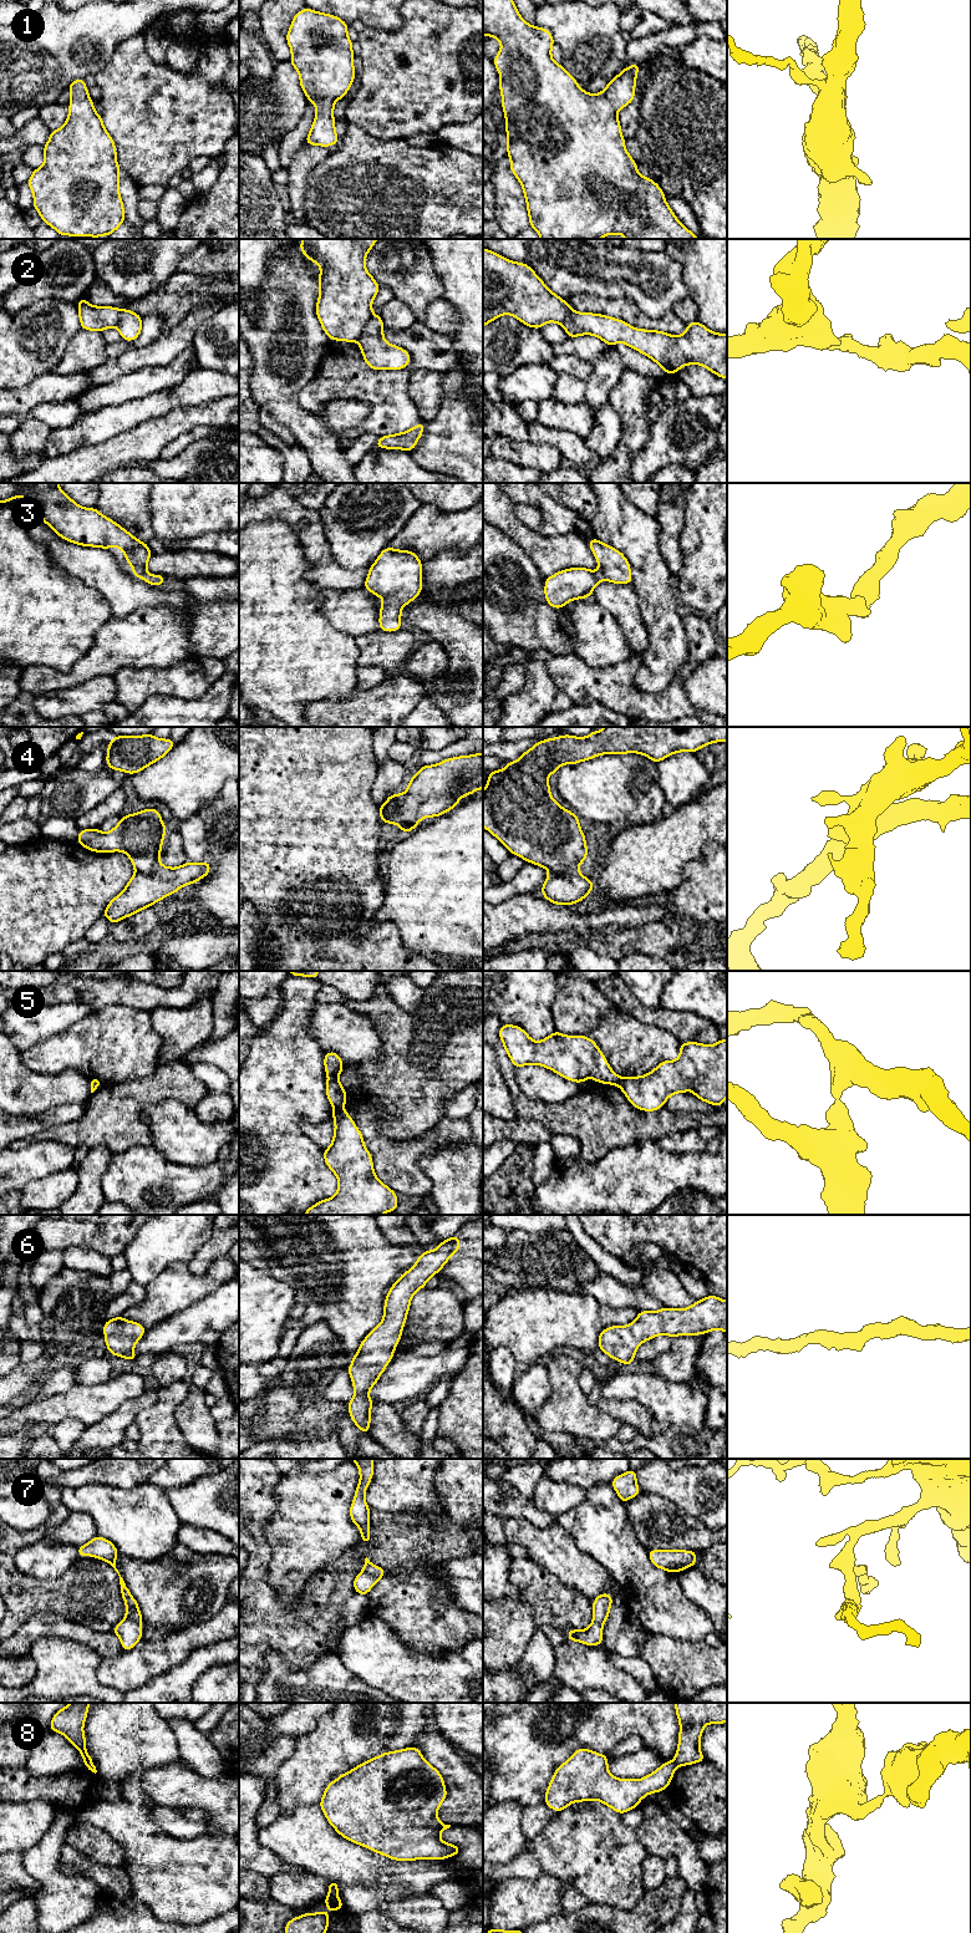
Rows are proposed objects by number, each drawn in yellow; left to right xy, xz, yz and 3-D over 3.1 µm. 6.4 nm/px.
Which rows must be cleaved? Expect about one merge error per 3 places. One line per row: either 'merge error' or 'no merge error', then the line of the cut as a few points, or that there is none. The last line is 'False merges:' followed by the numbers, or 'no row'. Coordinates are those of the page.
1: no merge error; cut none
2: merge error; cut xz (374, 315), (356, 340)
3: no merge error; cut none
4: merge error; cut xz (396, 794), (394, 813), (387, 818)
5: merge error; cut xz (341, 1107), (334, 1109)
6: no merge error; cut none
7: no merge error; cut none
8: merge error; cut xz (329, 1893), (336, 1895)
False merges: 2, 4, 5, 8

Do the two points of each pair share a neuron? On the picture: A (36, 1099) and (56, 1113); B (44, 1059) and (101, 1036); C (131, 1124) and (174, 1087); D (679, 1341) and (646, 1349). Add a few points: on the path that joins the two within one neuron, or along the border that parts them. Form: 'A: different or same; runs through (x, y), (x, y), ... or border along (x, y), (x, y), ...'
A: different; border along (57, 1105), (37, 1115), (23, 1117)
B: same; runs through (57, 1053), (87, 1046)
C: same; runs through (133, 1110), (157, 1087), (161, 1087)
D: different; border along (672, 1338), (671, 1347), (650, 1361)

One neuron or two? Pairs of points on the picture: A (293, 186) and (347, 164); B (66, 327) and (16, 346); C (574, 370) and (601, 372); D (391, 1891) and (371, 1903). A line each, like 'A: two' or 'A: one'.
A: two
B: one
C: two
D: one

